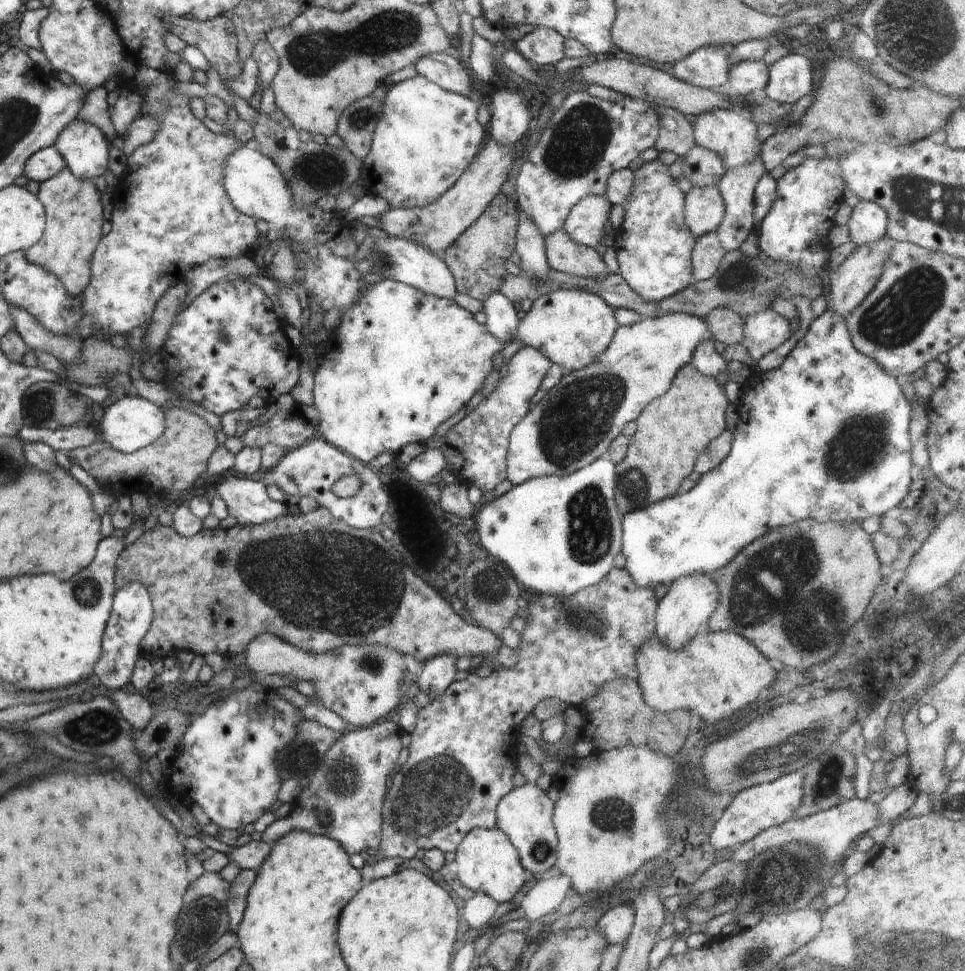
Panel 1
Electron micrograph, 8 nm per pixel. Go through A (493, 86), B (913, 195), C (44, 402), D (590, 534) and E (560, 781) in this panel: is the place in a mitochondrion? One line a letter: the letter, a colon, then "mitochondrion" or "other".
A: other
B: mitochondrion
C: mitochondrion
D: mitochondrion
E: other

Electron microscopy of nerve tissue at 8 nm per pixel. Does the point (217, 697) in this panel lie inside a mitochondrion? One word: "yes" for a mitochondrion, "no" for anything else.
no

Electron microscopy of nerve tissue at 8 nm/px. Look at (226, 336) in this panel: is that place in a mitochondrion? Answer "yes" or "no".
yes

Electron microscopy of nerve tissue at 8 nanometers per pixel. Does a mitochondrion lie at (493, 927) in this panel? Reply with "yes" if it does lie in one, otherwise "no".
no

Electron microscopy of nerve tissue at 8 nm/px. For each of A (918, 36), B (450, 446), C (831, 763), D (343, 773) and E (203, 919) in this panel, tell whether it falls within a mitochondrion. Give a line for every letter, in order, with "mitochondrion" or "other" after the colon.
A: mitochondrion
B: other
C: mitochondrion
D: mitochondrion
E: mitochondrion

